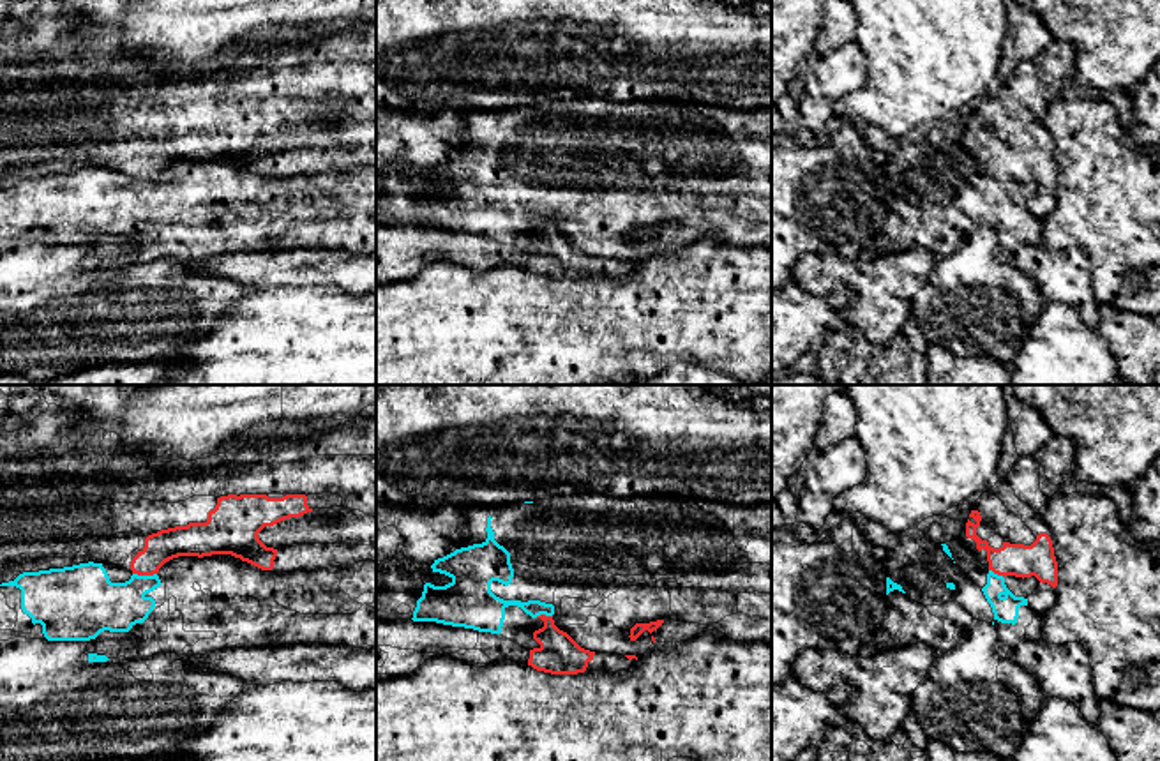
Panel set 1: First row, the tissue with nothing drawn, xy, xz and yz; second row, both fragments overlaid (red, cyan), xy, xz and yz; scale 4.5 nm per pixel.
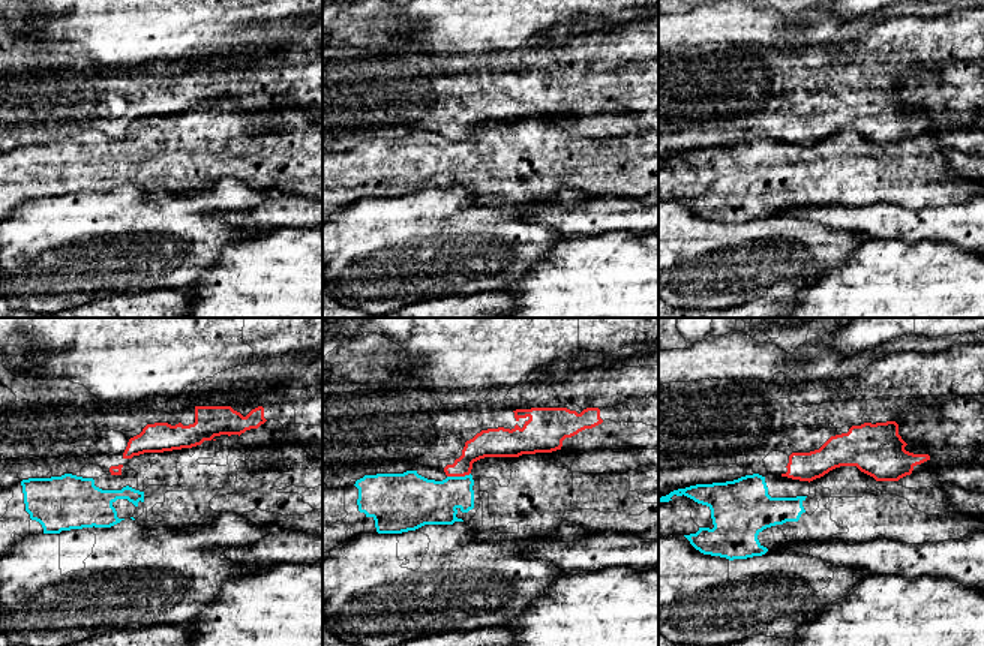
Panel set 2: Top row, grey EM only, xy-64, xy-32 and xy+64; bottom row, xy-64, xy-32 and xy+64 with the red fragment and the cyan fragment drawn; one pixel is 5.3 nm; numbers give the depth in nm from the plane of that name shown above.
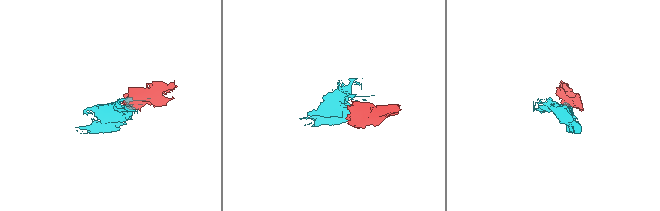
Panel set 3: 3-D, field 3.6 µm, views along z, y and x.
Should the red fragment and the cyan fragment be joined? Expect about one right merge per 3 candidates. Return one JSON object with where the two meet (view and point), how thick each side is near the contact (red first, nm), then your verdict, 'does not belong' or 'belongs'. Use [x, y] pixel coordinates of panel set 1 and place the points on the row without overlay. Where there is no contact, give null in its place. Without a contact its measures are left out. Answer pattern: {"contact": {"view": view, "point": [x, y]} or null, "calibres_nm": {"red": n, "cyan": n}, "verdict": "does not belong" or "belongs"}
{"contact": {"view": "xy", "point": [145, 179]}, "calibres_nm": {"red": 140, "cyan": 240}, "verdict": "does not belong"}

